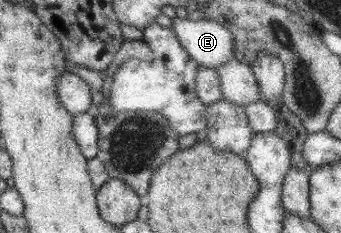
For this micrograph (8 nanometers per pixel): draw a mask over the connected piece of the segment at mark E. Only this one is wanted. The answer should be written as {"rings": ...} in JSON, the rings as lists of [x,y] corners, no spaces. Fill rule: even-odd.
{"rings":[[[174,17],[170,27],[180,46],[199,66],[216,71],[233,58],[232,33],[218,22]]]}

